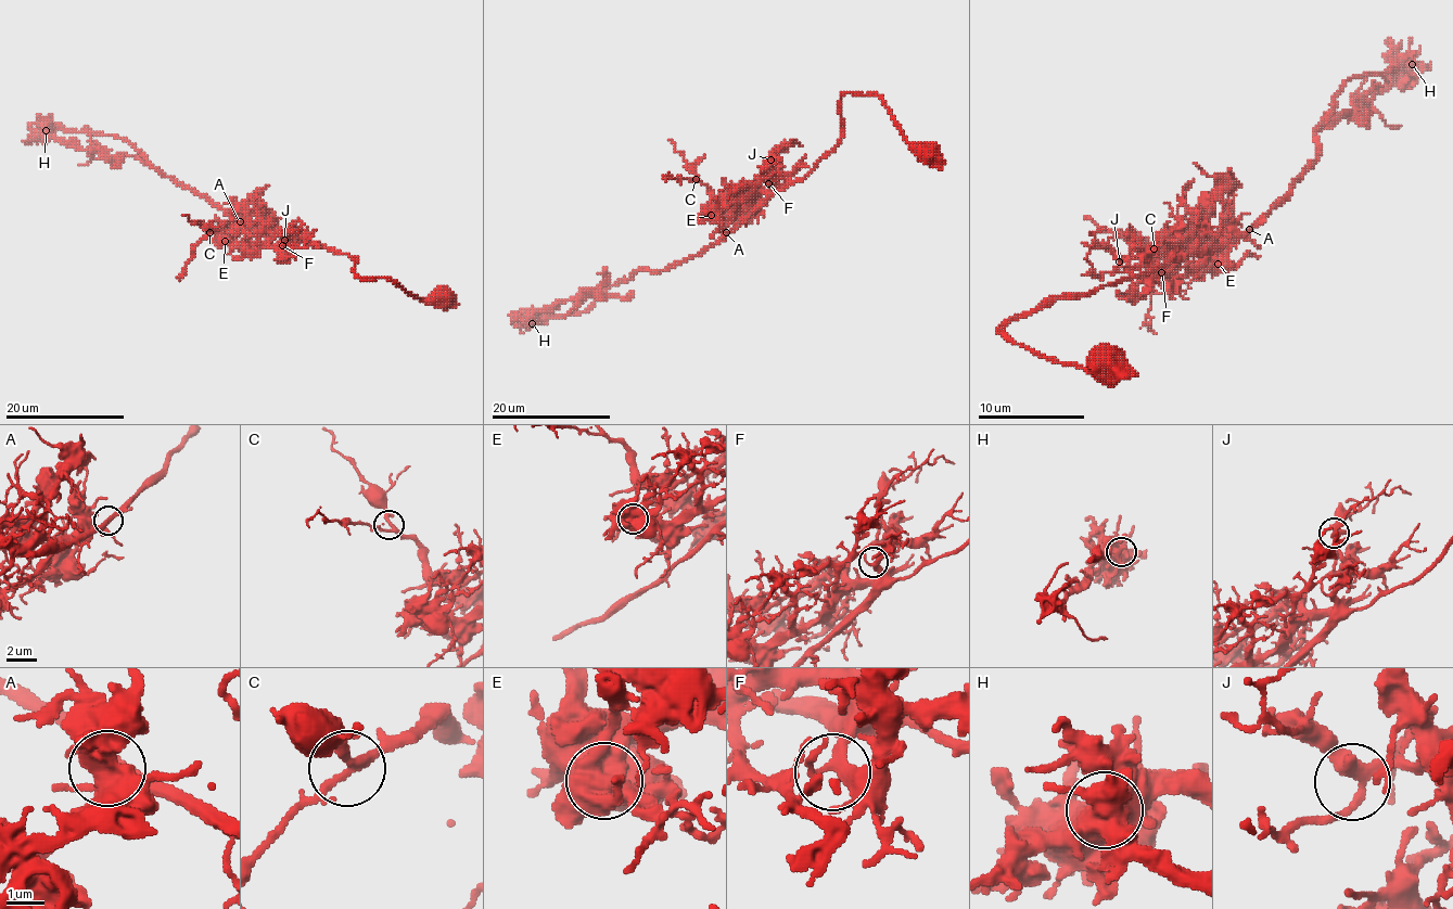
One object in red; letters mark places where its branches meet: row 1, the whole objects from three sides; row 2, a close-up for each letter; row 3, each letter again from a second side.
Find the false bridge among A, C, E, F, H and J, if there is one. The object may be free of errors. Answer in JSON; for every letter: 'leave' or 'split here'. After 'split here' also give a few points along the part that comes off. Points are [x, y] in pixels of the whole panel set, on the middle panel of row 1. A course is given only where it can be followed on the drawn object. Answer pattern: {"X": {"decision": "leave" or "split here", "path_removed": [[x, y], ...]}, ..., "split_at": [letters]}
{"A": {"decision": "leave"}, "C": {"decision": "leave"}, "E": {"decision": "split here", "path_removed": [[711, 215], [710, 190], [698, 182], [670, 175], [665, 180]]}, "F": {"decision": "leave"}, "H": {"decision": "leave"}, "J": {"decision": "leave"}, "split_at": ["E"]}

